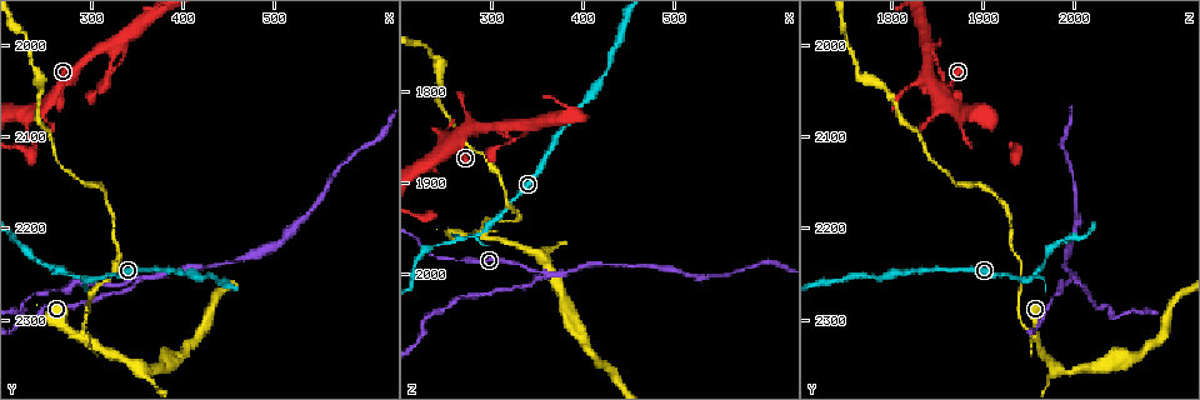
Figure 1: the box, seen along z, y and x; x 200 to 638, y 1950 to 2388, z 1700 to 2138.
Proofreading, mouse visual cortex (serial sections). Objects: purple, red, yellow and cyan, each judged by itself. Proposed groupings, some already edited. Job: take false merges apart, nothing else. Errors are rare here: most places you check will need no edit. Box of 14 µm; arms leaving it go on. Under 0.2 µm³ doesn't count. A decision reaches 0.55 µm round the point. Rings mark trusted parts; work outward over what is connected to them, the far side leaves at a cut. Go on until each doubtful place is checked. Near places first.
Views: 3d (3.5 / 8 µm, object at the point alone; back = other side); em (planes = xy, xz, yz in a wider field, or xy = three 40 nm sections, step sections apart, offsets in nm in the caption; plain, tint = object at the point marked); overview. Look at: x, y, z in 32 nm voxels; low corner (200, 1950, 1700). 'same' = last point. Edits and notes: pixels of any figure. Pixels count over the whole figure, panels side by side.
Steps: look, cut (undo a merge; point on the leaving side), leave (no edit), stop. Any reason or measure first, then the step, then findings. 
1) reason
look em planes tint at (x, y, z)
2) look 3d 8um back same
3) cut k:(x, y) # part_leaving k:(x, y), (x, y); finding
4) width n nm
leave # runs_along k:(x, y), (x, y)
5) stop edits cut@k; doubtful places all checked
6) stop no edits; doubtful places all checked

narrows sharply
look 3d 8um at (275, 2250, 1960)

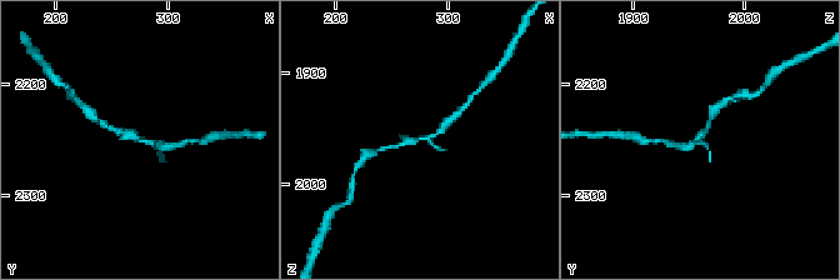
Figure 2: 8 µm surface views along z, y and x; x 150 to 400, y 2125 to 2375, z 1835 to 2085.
need the tissue
look em xy step 3 tint at (274, 2248, 1960)

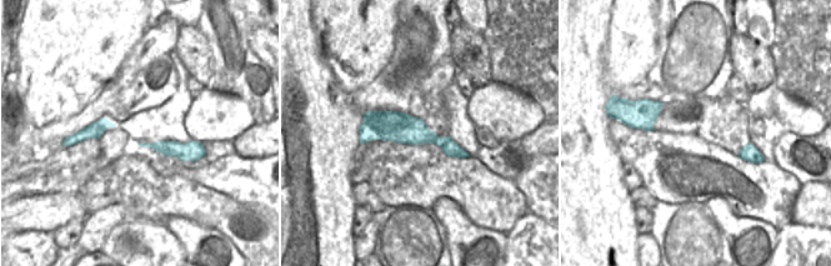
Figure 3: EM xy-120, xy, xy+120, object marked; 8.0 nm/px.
leave # one cell here

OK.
look 3d 3.5um at (360, 2255, 2000)

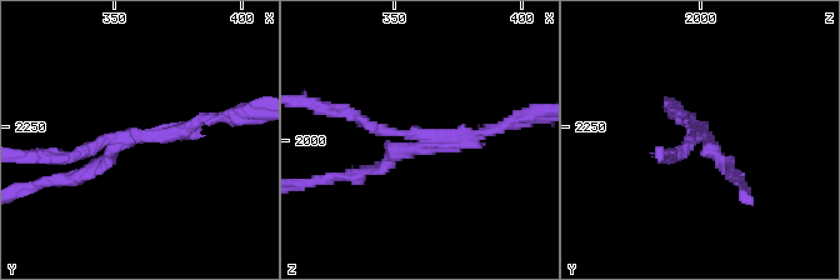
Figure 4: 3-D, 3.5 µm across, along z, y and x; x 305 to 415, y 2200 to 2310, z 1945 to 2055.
look em xy step 3 tint at (360, 2253, 1998)

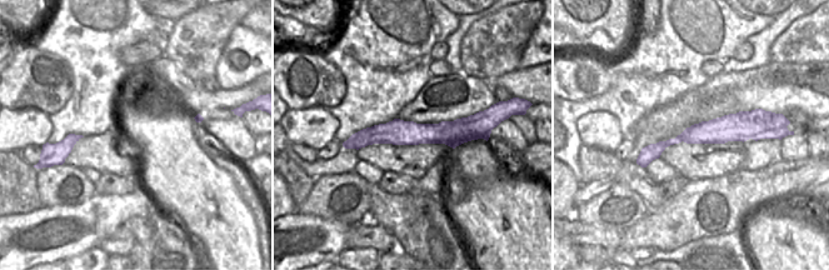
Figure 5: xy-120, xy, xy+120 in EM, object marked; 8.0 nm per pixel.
cut 4:(106, 164) # two cells meet here

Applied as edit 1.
look overview

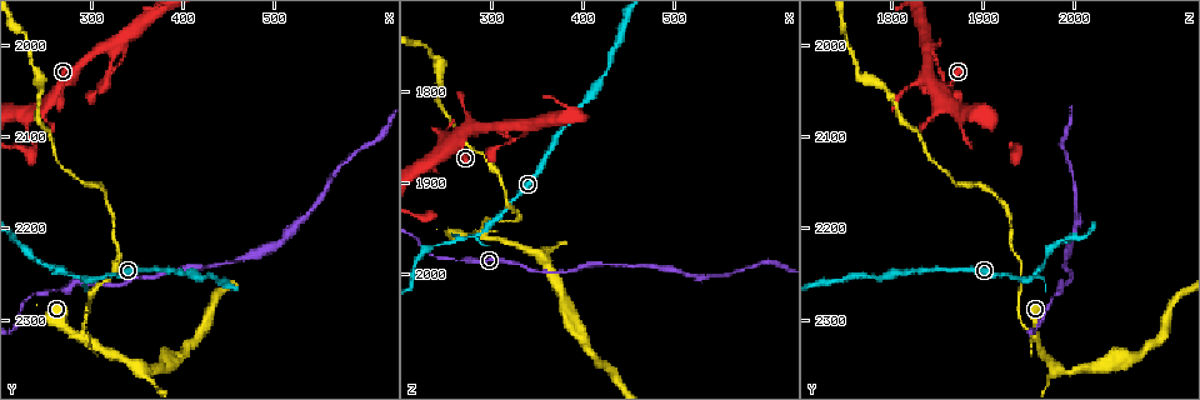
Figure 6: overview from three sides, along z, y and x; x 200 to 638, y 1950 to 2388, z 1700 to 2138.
thick turns thin
look 3d 3.5um at (290, 2315, 1955)

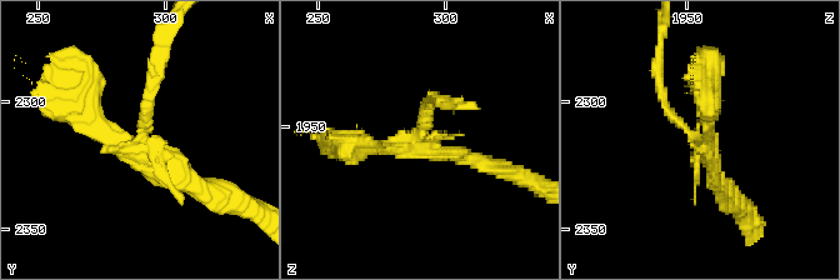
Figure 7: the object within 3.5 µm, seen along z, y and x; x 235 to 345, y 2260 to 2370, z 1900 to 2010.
look em xy step 3 tint at (286, 2319, 1957)

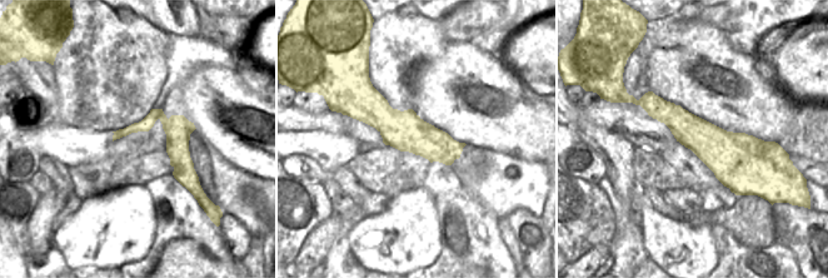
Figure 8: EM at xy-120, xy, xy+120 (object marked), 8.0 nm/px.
look em xy step 2 tint same

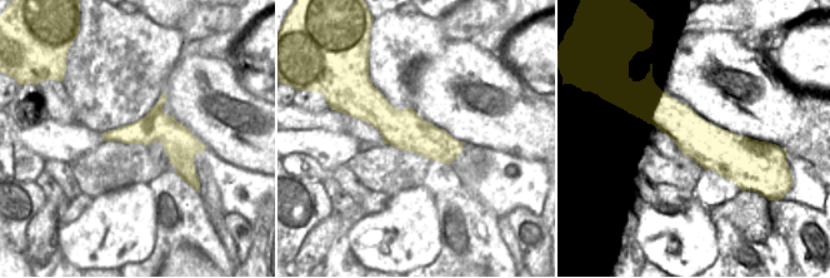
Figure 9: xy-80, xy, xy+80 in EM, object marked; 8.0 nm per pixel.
cut 7:(145, 104) # part_leaving 7:(134, 144), (145, 125), (160, 36); two cells meet here

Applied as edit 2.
stop edits cut@4, cut@7; doubtful places all checked

